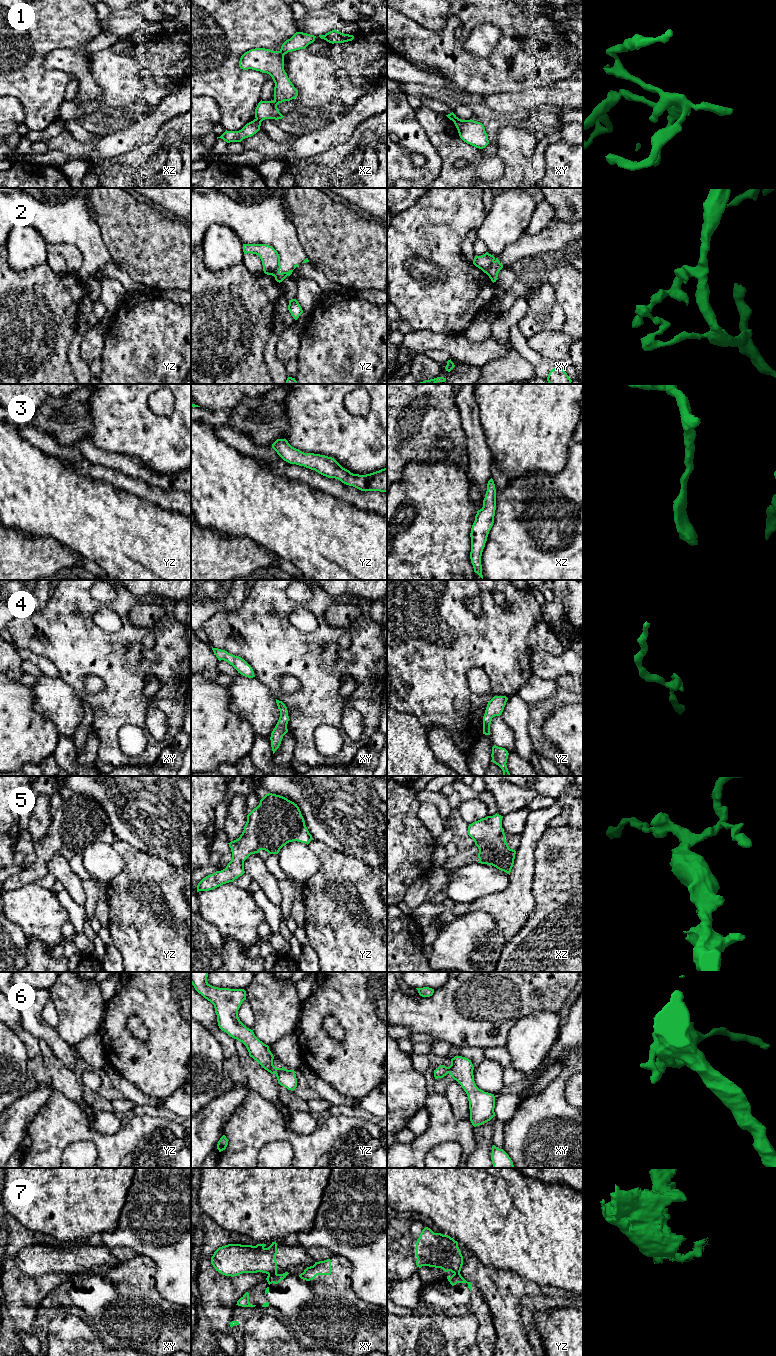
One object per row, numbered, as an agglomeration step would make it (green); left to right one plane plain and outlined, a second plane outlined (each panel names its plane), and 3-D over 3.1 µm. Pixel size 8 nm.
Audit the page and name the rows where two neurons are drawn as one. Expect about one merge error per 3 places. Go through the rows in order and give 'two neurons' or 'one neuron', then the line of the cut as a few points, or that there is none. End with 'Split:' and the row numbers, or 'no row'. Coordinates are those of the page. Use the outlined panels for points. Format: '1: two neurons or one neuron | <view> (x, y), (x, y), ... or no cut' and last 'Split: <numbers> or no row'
1: two neurons | xz (256, 118), (260, 122)
2: two neurons | yz (279, 262), (274, 276)
3: one neuron | no cut
4: one neuron | no cut
5: one neuron | no cut
6: one neuron | no cut
7: two neurons | xy (276, 1273), (268, 1274)
Split: 1, 2, 7

